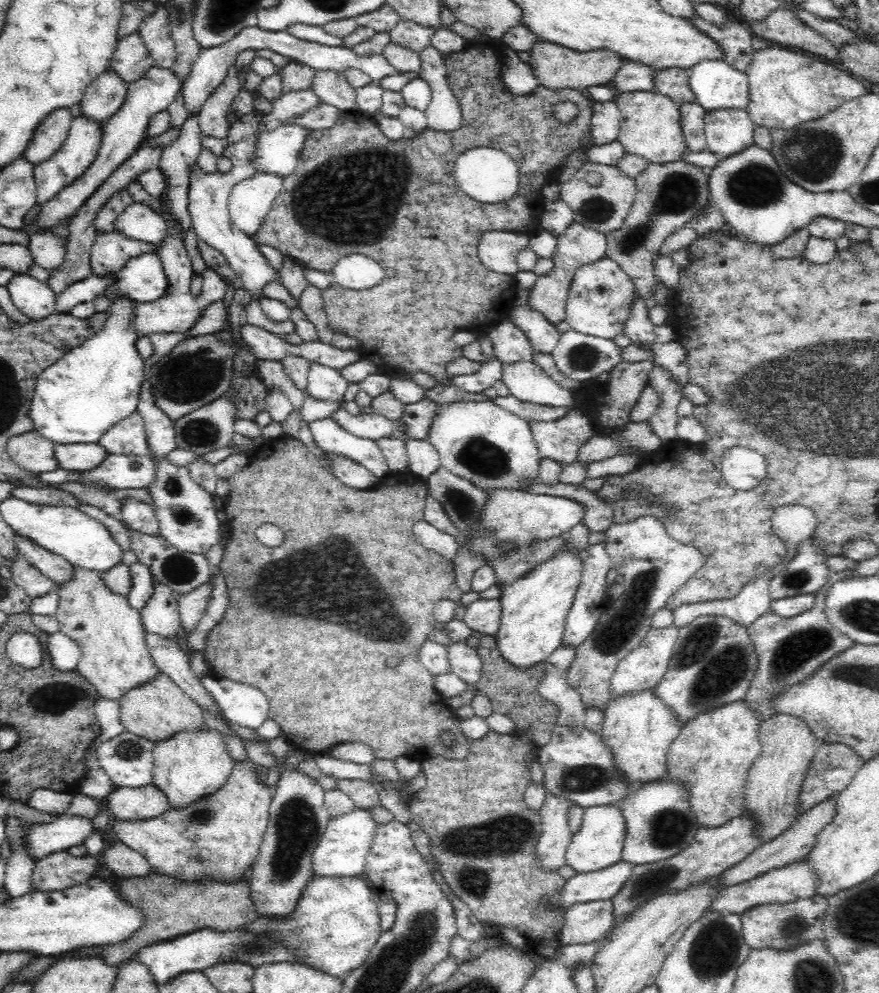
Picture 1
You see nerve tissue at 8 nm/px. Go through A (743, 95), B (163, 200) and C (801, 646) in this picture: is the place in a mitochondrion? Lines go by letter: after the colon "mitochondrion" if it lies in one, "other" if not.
A: other
B: other
C: mitochondrion

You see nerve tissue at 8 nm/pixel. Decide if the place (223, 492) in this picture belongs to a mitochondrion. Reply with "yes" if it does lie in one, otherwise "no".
no

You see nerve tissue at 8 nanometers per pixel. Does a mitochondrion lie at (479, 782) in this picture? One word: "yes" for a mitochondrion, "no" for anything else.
no

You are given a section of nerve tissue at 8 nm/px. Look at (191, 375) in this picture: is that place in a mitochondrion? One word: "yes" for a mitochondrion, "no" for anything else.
yes

